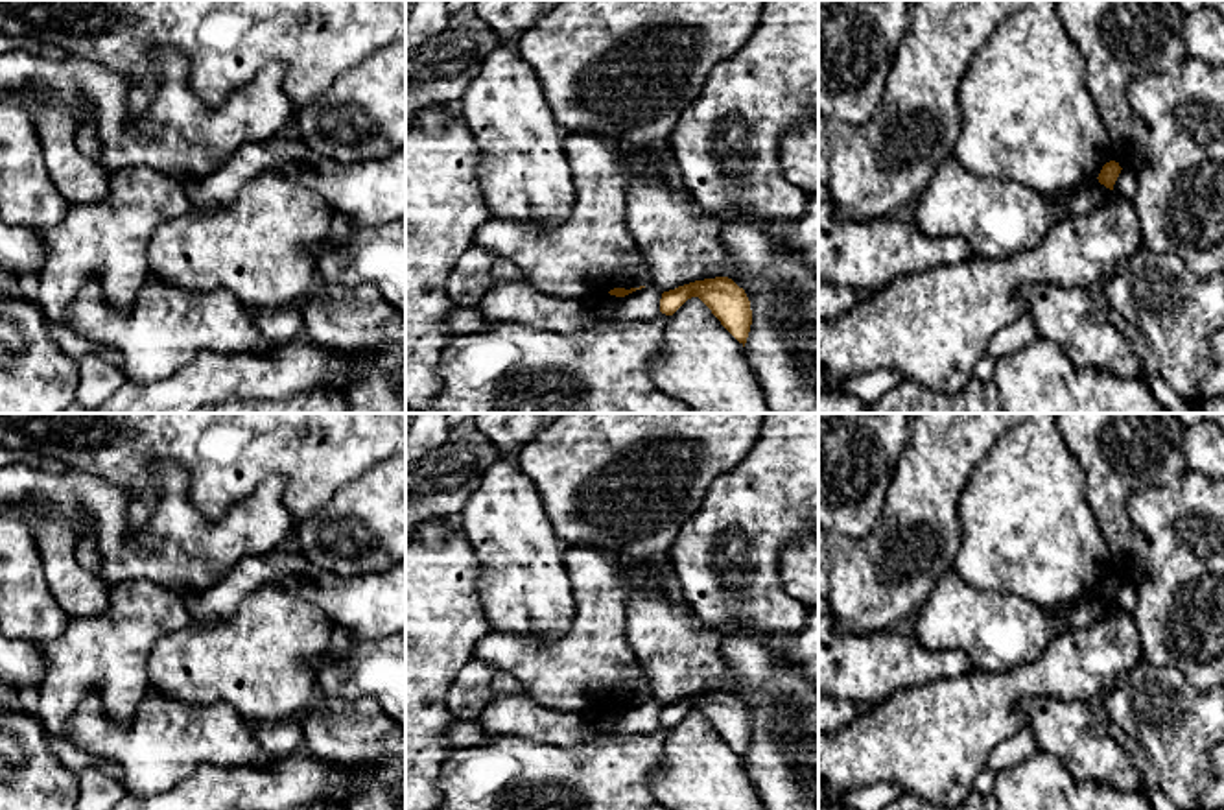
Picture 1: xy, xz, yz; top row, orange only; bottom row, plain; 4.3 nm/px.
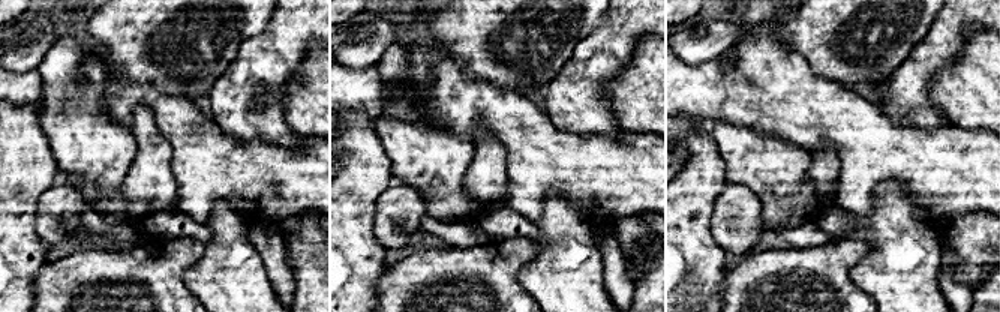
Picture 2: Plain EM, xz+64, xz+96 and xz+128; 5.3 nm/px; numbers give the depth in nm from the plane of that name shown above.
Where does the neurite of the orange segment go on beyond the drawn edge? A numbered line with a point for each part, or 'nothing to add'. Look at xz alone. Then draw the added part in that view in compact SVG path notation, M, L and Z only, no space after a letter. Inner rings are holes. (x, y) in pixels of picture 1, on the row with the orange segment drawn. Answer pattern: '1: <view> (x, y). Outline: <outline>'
nothing to add

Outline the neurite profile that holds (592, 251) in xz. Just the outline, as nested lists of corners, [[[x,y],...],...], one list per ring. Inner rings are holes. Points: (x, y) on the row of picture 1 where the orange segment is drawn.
[[[570,133],[564,153],[575,205],[557,227],[490,216],[474,245],[516,264],[540,292],[583,299],[614,288],[651,284],[645,260],[627,227],[632,157],[614,142]]]

